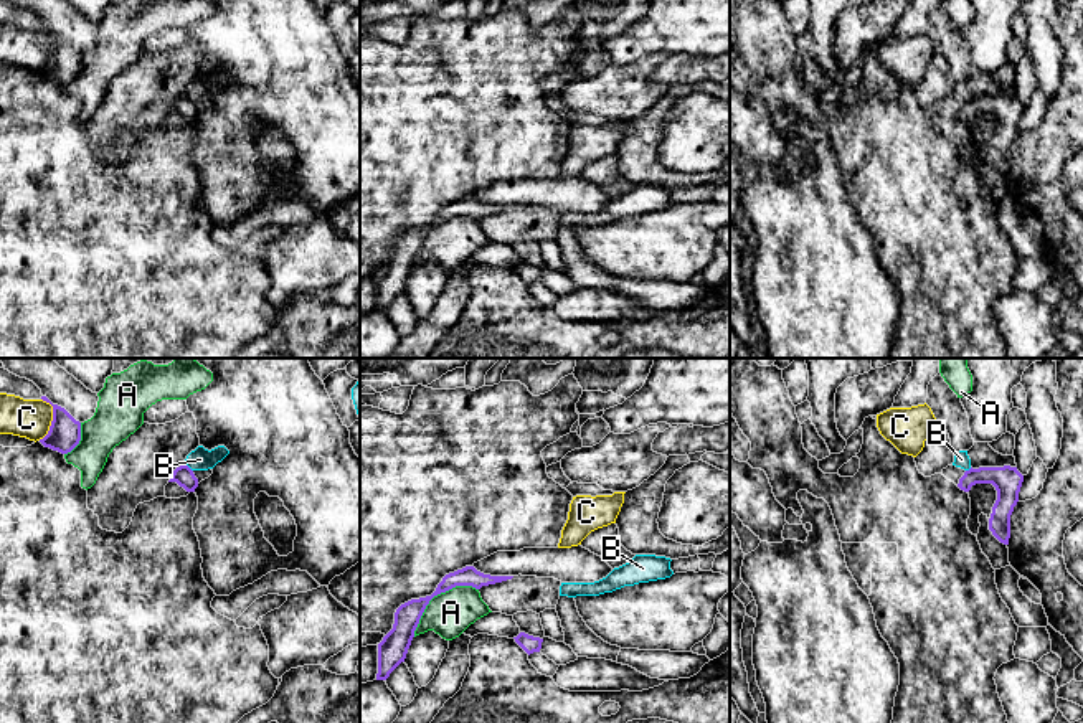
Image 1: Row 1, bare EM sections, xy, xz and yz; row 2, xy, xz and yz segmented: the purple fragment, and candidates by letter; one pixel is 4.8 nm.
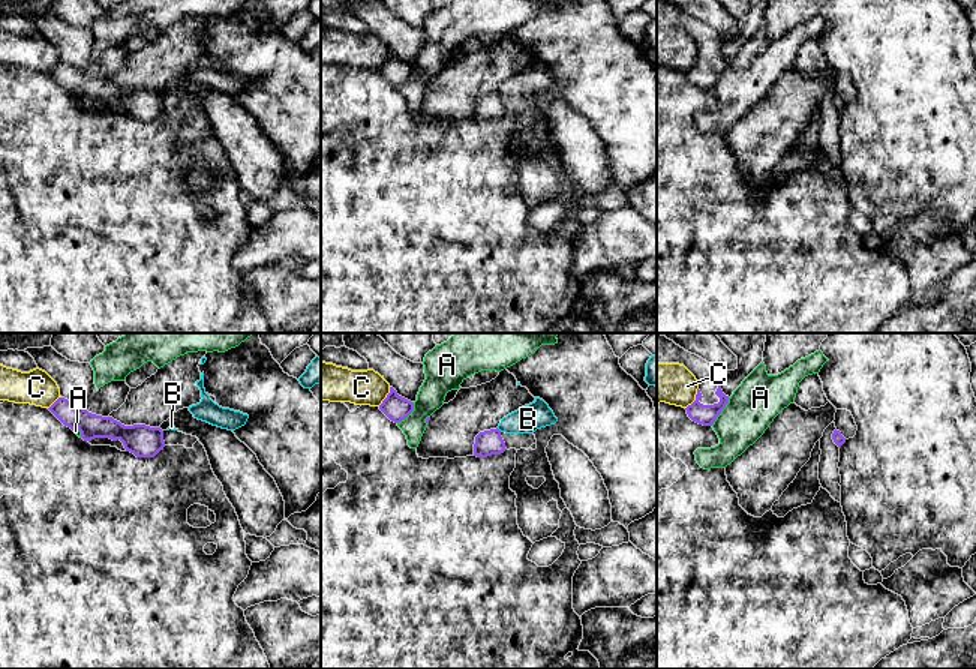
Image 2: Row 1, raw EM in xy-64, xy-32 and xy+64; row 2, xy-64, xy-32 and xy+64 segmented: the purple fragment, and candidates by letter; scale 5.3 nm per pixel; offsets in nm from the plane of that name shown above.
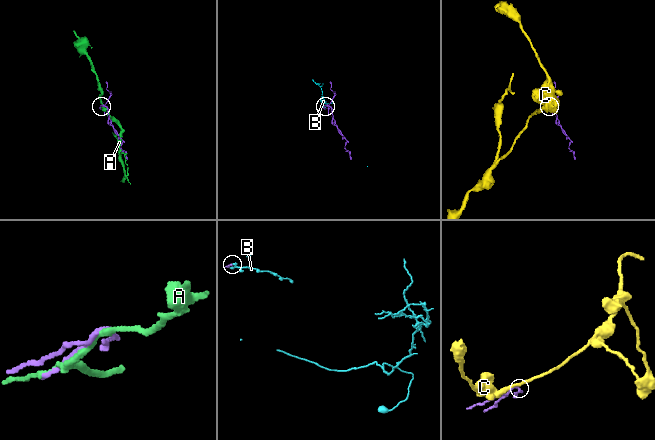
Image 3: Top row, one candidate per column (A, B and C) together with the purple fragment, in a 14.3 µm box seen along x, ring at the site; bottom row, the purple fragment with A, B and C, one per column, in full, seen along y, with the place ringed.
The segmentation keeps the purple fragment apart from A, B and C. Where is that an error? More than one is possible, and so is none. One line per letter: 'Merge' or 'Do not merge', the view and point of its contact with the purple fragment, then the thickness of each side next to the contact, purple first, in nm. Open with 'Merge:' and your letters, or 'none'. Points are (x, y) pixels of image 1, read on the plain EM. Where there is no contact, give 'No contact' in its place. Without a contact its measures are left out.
Merge: none
A: Do not merge. Touches purple at xz (436, 225). Thickness 130 nm (purple) against 220 nm
B: Do not merge. Touches purple at xy (189, 98). Thickness 100 nm (purple) against 110 nm
C: Do not merge. Touches purple at xy (53, 50). Thickness 160 nm (purple) against 190 nm

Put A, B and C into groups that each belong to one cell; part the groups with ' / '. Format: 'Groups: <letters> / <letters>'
Groups: A / B / C

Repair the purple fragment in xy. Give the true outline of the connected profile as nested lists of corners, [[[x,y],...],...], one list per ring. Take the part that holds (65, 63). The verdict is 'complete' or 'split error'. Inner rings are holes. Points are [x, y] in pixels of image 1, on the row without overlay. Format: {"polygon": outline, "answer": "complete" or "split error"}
{"polygon": [[[0,0],[0,23],[15,25],[23,30],[43,30],[53,36],[53,51],[48,64],[40,69],[45,78],[61,84],[71,83],[81,71],[81,53],[64,38],[53,35],[30,10],[20,8],[8,0]]], "answer": "split error"}

